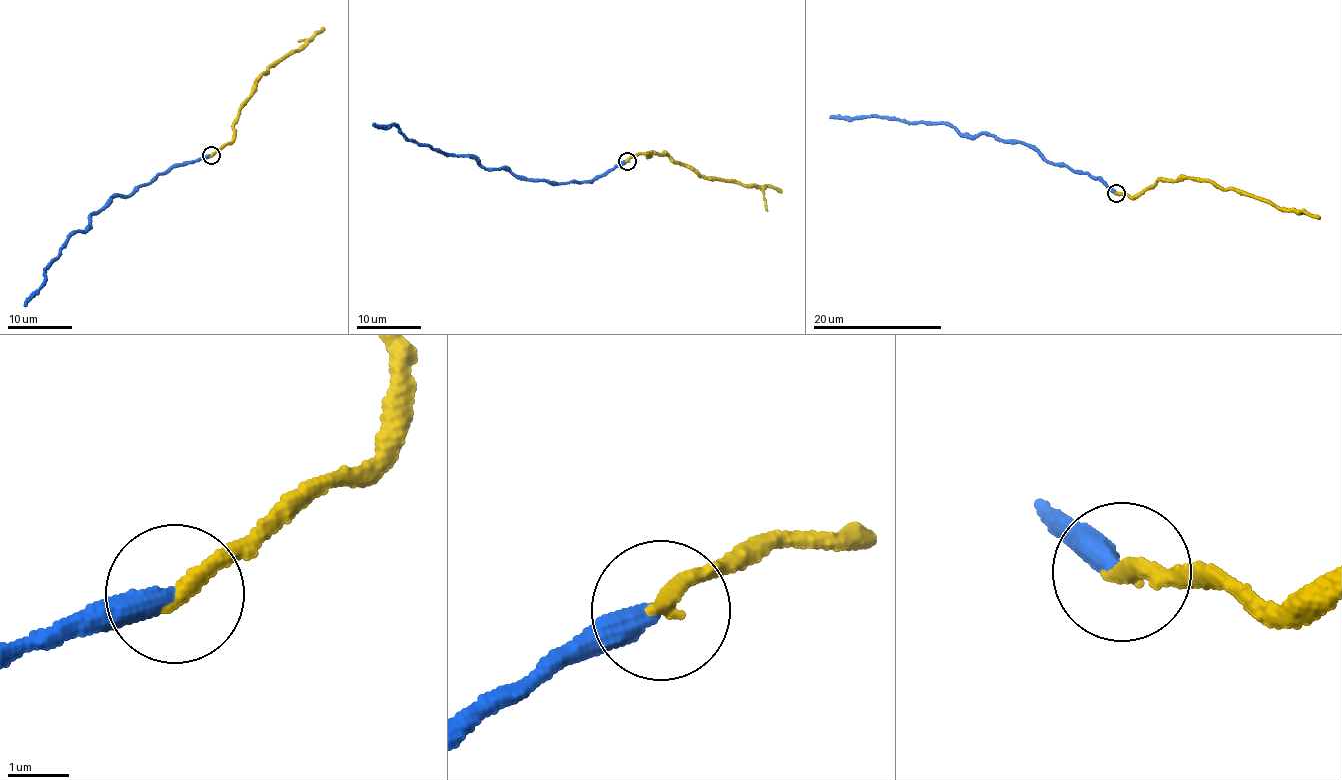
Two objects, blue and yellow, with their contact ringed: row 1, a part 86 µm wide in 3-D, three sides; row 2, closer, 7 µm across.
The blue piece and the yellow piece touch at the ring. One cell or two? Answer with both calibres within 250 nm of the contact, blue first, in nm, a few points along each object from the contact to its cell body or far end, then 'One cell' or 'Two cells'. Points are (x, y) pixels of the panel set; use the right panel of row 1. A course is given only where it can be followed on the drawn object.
Thickness 400 nm (blue) against 260 nm. Course of blue: (1115, 193), (1085, 172), (1053, 163), (1029, 146), (995, 135), (960, 133), (945, 122), (830, 117). Course of yellow: (1115, 193), (1130, 198), (1160, 180), (1177, 181), (1186, 178), (1215, 183), (1319, 219). One cell

